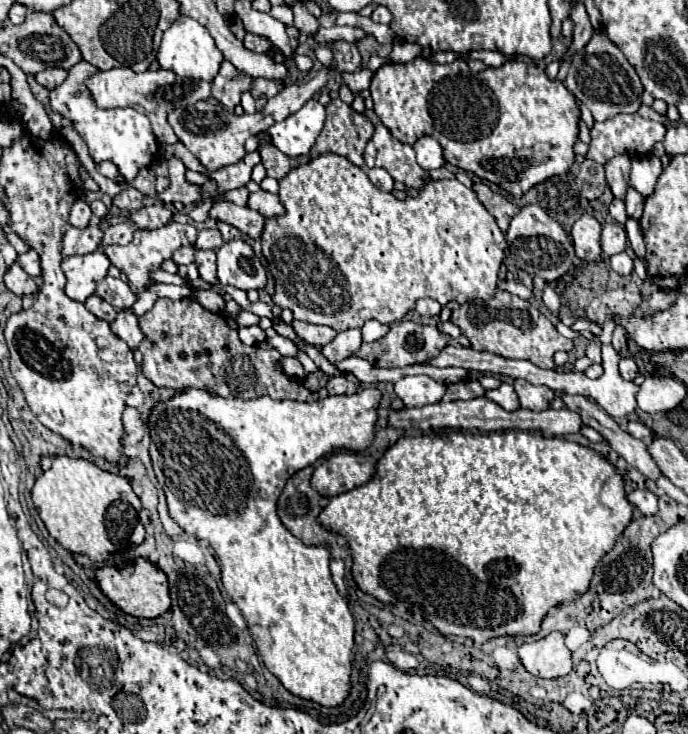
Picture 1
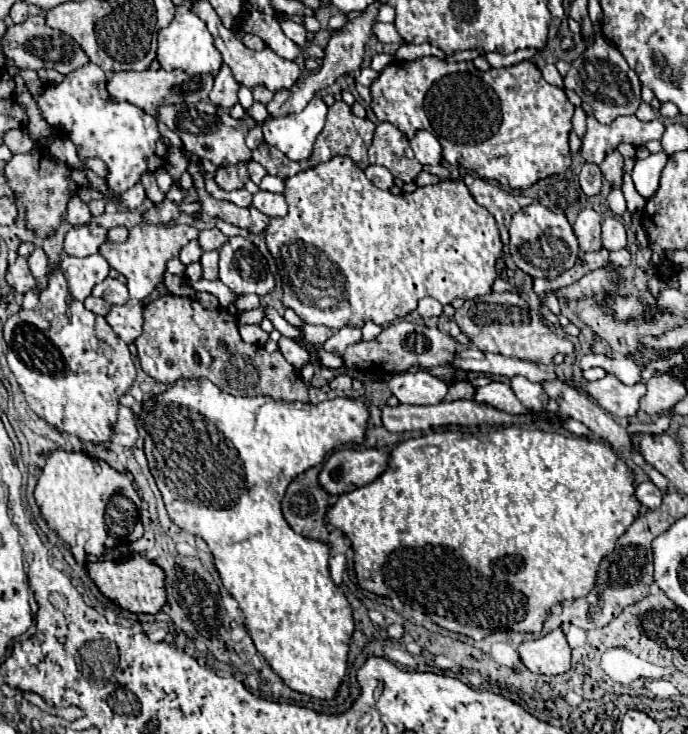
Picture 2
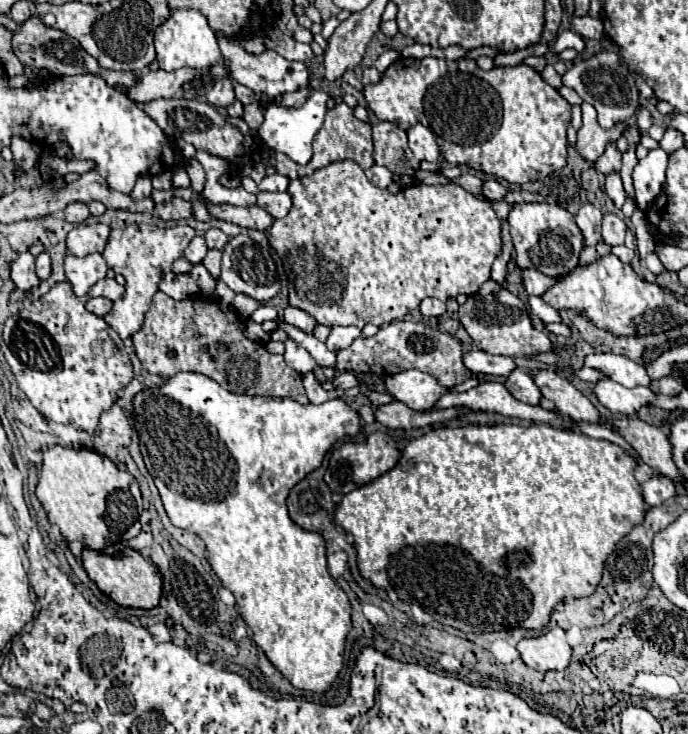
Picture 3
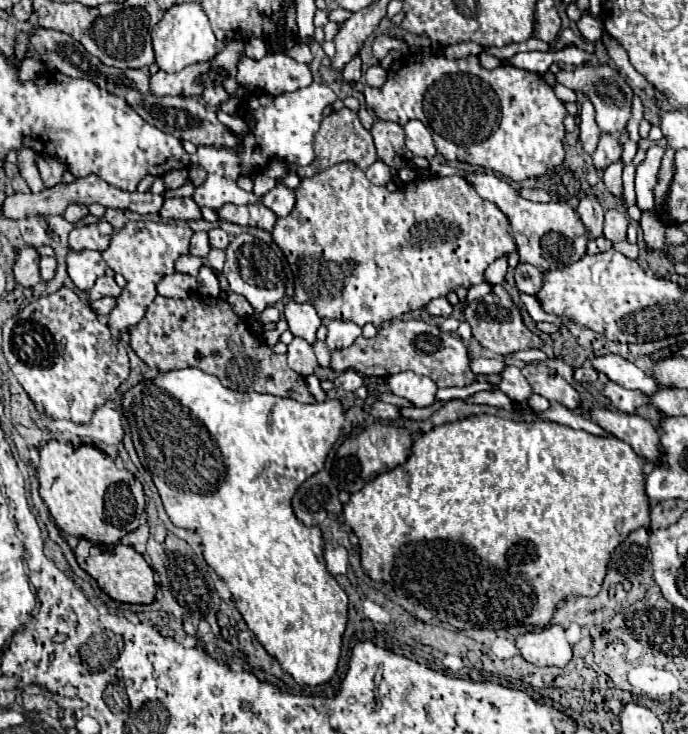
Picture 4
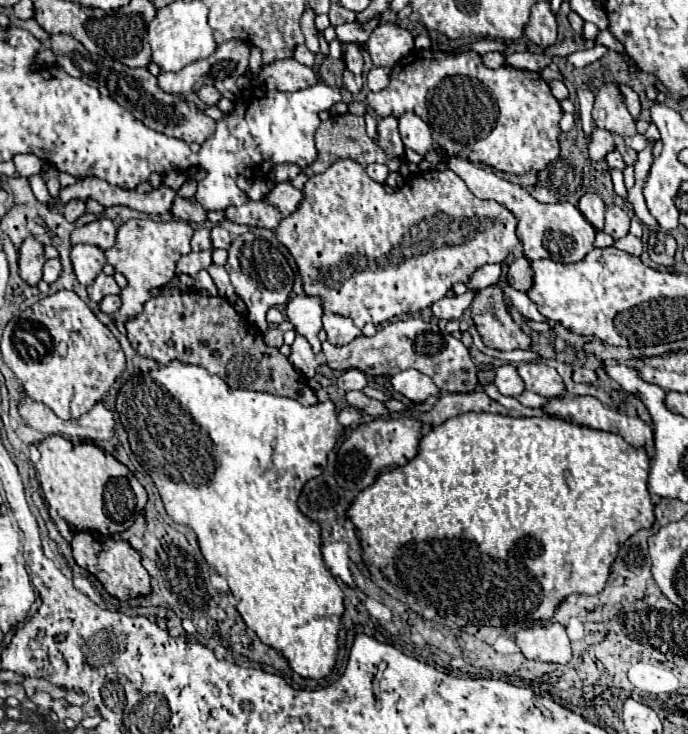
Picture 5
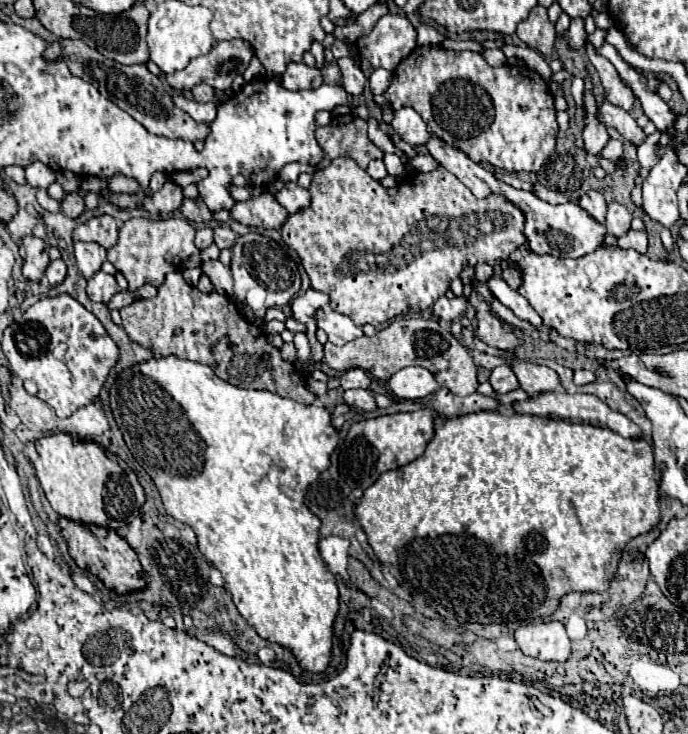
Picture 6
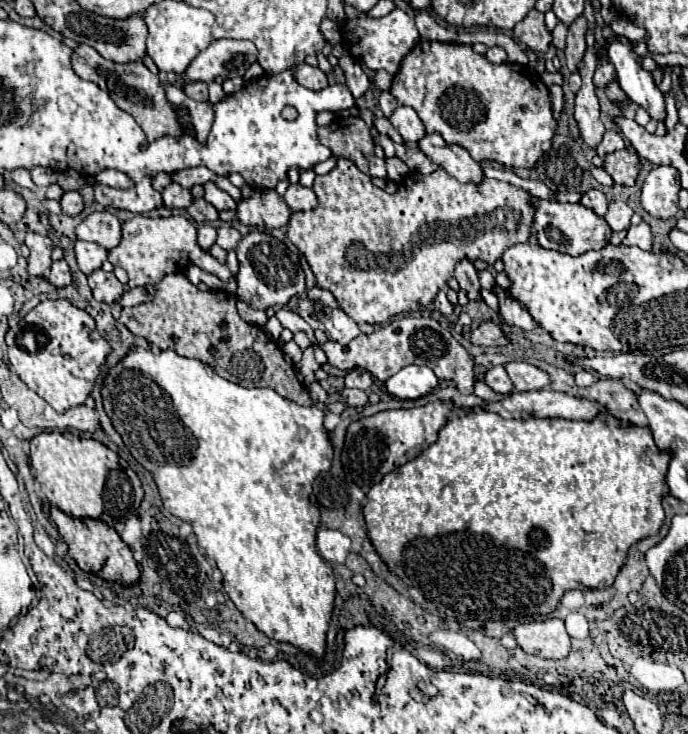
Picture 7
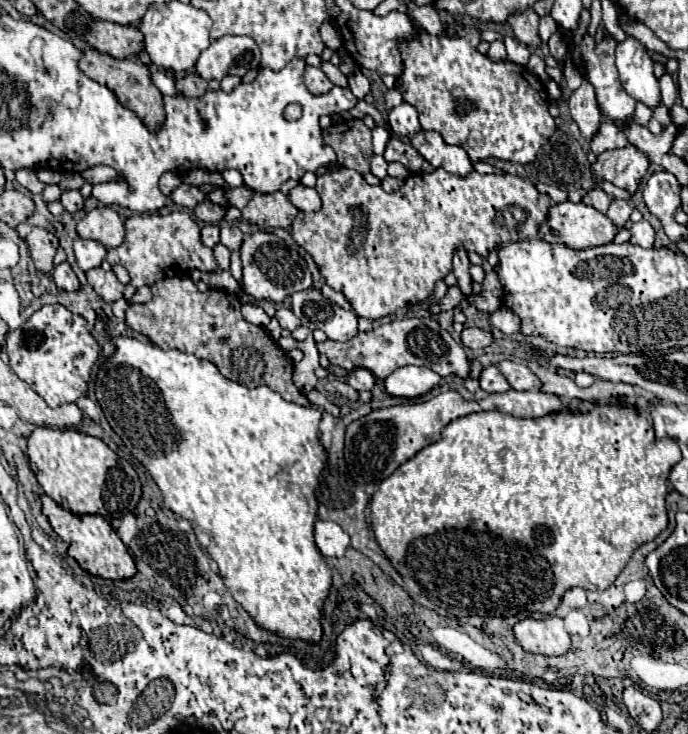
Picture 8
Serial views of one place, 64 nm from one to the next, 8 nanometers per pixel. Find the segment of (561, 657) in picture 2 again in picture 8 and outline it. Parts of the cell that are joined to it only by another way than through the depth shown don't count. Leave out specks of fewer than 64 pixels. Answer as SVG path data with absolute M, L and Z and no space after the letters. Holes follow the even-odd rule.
M558 616L544 620L524 618L514 626L514 636L526 652L560 656L570 650L570 634L564 628L564 620Z

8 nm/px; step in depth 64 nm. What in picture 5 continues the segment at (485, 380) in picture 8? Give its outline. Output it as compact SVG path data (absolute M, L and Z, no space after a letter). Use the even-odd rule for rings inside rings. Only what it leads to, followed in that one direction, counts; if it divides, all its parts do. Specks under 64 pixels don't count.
M504 364L496 368L496 378L494 378L496 388L504 396L518 396L524 390L524 382L520 380L516 368L512 364Z

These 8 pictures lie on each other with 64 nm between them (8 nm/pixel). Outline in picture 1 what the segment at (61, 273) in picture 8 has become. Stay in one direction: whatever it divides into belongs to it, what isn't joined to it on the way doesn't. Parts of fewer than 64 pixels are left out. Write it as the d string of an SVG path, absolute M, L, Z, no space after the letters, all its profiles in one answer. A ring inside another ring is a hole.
M28 250L26 254L18 256L18 262L30 276L42 276L42 266L40 266L40 254L36 250Z

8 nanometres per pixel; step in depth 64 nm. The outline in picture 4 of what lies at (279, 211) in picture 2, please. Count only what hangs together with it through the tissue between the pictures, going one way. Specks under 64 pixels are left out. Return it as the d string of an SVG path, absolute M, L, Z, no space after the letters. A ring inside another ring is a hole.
M276 186L268 194L262 196L262 204L266 208L272 208L272 212L276 212L276 216L288 216L294 210L296 194L294 194L294 190L286 188L286 186Z

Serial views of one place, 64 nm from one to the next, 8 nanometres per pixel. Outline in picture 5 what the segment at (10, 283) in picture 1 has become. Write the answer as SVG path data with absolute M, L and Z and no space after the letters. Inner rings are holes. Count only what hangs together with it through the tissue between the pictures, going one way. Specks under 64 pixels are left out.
M26 238L20 246L20 278L32 286L36 286L42 280L42 268L44 268L46 256L44 256L44 246L34 240Z

